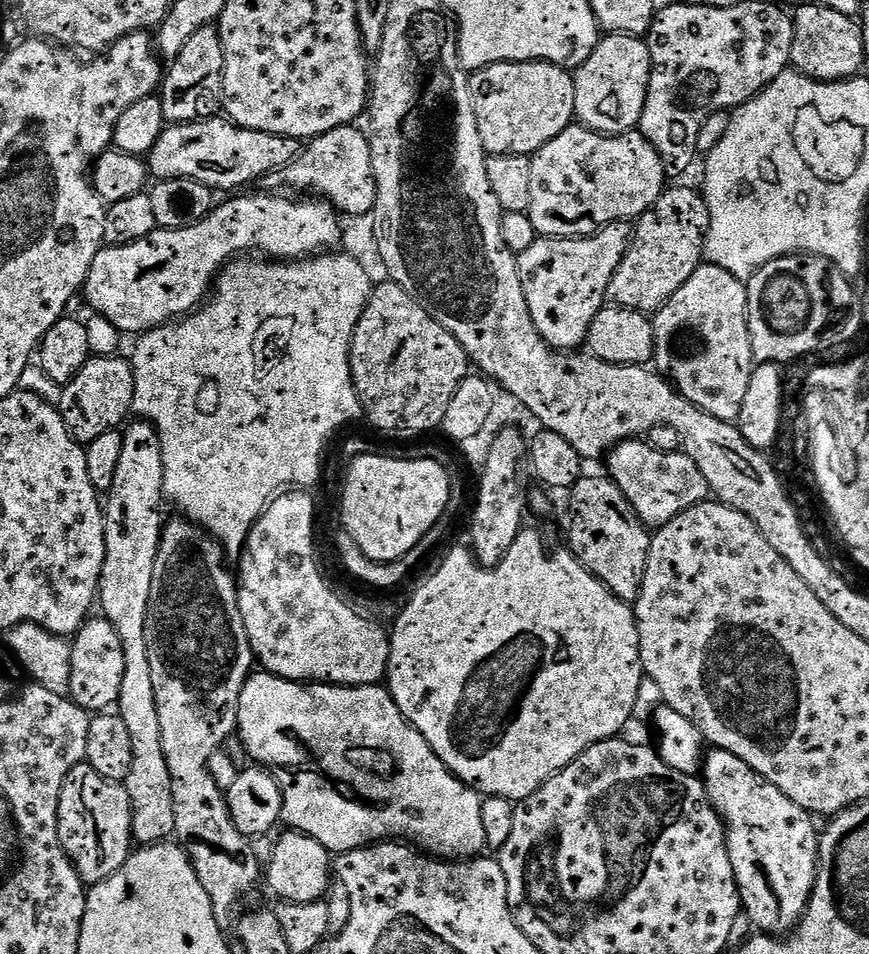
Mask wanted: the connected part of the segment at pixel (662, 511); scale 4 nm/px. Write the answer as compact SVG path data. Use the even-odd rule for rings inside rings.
M633 438L617 444L607 460L607 475L626 494L636 517L649 529L661 528L686 509L709 499L710 489L702 470L683 451L659 452L643 439Z

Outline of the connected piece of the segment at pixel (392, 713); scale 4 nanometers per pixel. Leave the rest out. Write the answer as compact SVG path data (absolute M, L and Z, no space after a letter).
M253 671L244 683L240 695L240 709L236 715L236 732L248 751L250 761L267 770L280 784L284 795L283 823L289 829L303 832L305 836L314 838L332 854L343 854L355 848L366 848L377 842L411 842L417 849L423 850L433 858L444 862L463 862L479 857L488 840L488 832L484 829L484 808L480 805L481 797L473 789L456 778L456 775L434 754L434 750L426 742L426 738L398 710L391 692L387 687L375 684L364 684L360 688L350 688L338 684L318 684L287 680L275 676L273 672Z

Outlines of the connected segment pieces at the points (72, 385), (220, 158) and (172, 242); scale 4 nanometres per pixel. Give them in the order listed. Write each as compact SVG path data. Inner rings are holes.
M119 355L92 356L84 363L79 374L63 385L64 393L58 405L60 416L76 440L94 441L100 435L119 429L129 419L128 412L133 411L134 374L131 363L127 359L120 359Z
M211 118L186 124L169 123L148 151L146 163L149 173L157 181L192 179L210 189L219 190L240 188L263 176L271 177L273 173L287 167L301 151L301 141L237 128L227 118Z
M240 196L237 200L228 200L224 205L213 207L204 220L199 224L192 224L186 228L160 228L157 231L150 233L146 238L135 240L129 244L113 244L105 246L100 249L99 254L94 258L94 262L88 271L88 277L82 289L82 296L88 299L88 304L92 307L91 311L98 316L105 316L107 320L121 334L128 334L128 332L136 332L135 334L143 334L149 332L152 328L163 328L165 324L169 323L173 318L183 318L199 309L205 303L206 297L209 295L210 289L213 287L214 281L219 277L222 269L229 262L243 257L245 254L252 254L257 248L257 253L263 254L268 258L275 258L280 262L287 262L290 260L298 260L301 258L311 258L317 254L323 253L325 250L332 250L332 248L341 243L342 240L342 220L338 215L336 208L332 204L325 202L320 198L290 198L294 200L287 200L284 196Z

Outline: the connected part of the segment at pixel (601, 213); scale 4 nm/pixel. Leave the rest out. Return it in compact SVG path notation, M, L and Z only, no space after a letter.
M579 122L573 123L532 156L532 201L527 210L528 217L540 238L593 236L605 224L639 221L644 213L656 207L661 194L666 191L664 168L666 172L665 160L639 130L624 132L621 136L604 136Z

